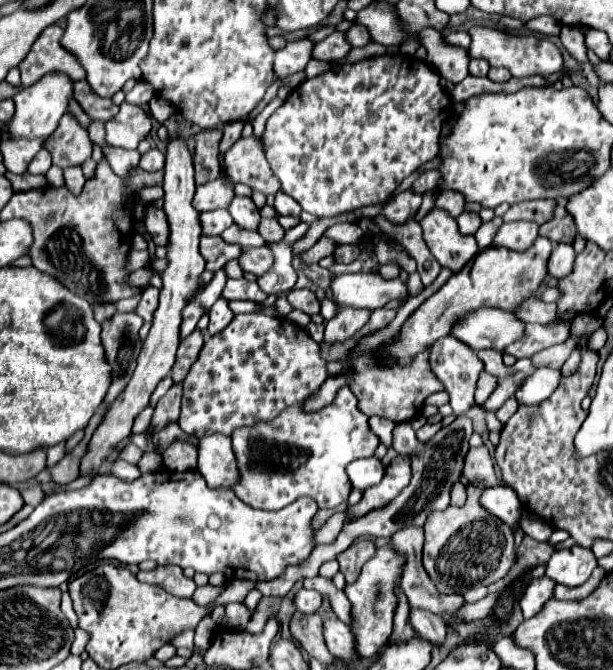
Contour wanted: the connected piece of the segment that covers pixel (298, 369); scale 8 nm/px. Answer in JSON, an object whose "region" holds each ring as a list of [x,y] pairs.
{"region":[[[263,313],[235,315],[233,321],[219,335],[207,337],[199,359],[191,365],[183,381],[183,403],[177,423],[187,435],[195,437],[205,437],[213,433],[231,435],[237,427],[253,425],[257,421],[271,421],[289,405],[301,403],[309,395],[317,393],[325,379],[327,371],[325,361],[319,353],[319,343],[315,343],[301,325]]]}

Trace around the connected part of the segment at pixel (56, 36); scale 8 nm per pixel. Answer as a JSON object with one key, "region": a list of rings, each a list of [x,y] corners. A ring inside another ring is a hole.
{"region":[[[49,25],[33,43],[27,57],[19,63],[21,81],[25,87],[37,83],[47,73],[65,73],[71,81],[85,79],[85,71],[79,61],[59,45],[63,29]]]}

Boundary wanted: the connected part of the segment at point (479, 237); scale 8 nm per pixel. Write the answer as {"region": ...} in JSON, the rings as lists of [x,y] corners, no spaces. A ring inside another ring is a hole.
{"region":[[[495,217],[495,219],[483,223],[483,225],[477,229],[477,233],[475,233],[475,241],[477,241],[479,249],[487,249],[487,247],[491,245],[491,241],[493,241],[493,237],[495,237],[495,233],[497,233],[497,229],[499,229],[501,223],[503,223],[501,217]]]}

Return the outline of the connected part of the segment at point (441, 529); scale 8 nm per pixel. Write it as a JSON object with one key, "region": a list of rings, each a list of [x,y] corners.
{"region":[[[469,485],[467,503],[463,507],[449,505],[445,511],[435,511],[423,525],[423,565],[441,593],[457,593],[459,587],[475,583],[495,583],[505,577],[509,567],[515,563],[513,529],[489,515],[479,505],[479,497],[481,487]]]}

